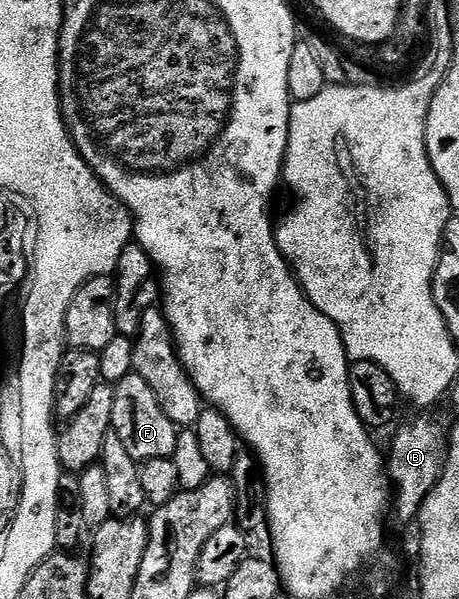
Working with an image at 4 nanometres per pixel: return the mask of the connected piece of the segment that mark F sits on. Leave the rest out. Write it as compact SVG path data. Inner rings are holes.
M132 373L125 380L114 383L113 412L111 413L111 428L114 434L125 444L125 452L137 463L145 463L162 458L174 459L179 430L165 416L153 388L141 380L141 376Z

